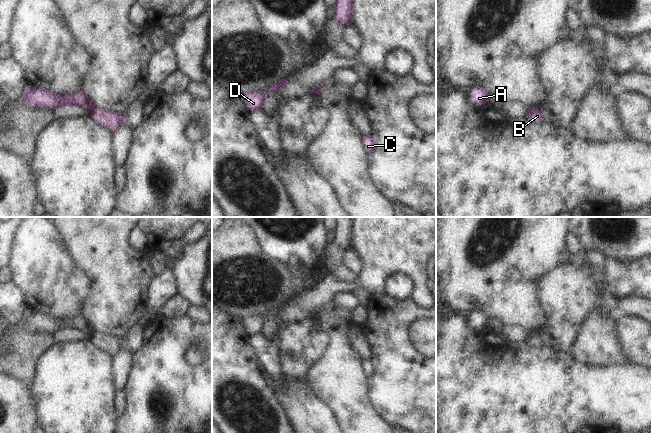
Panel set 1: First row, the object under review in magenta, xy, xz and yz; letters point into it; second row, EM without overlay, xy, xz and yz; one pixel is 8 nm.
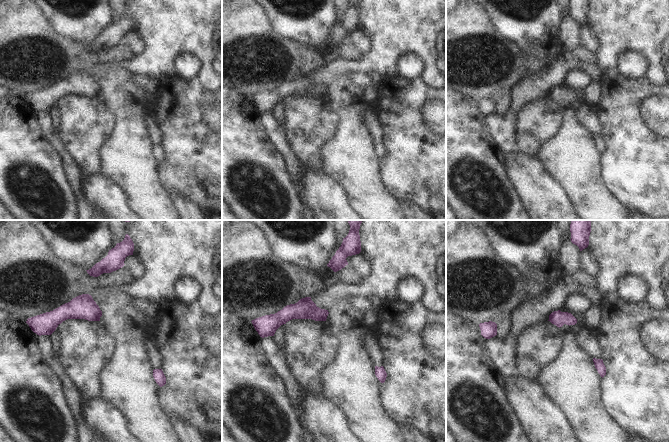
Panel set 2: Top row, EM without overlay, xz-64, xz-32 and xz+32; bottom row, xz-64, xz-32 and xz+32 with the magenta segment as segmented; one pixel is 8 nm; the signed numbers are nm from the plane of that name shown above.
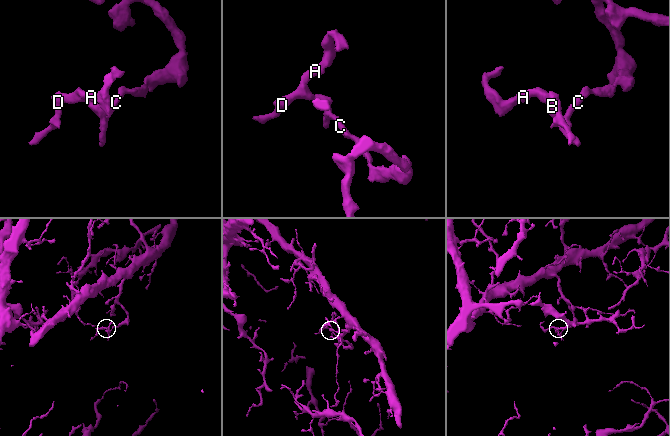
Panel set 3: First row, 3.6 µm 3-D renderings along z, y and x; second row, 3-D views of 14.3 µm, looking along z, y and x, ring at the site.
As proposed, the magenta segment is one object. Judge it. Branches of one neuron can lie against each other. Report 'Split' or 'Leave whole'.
Split.

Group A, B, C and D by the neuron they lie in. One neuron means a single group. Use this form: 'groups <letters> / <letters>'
groups A D / B C

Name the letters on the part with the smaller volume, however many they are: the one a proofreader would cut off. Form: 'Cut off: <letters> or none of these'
Cut off: A, D.

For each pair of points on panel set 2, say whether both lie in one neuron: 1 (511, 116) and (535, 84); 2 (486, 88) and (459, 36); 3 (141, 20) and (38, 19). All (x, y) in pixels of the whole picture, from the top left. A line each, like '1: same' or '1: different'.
1: same
2: same
3: different

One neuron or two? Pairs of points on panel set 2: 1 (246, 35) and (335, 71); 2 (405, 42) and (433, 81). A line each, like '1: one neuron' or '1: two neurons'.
1: two neurons
2: one neuron

